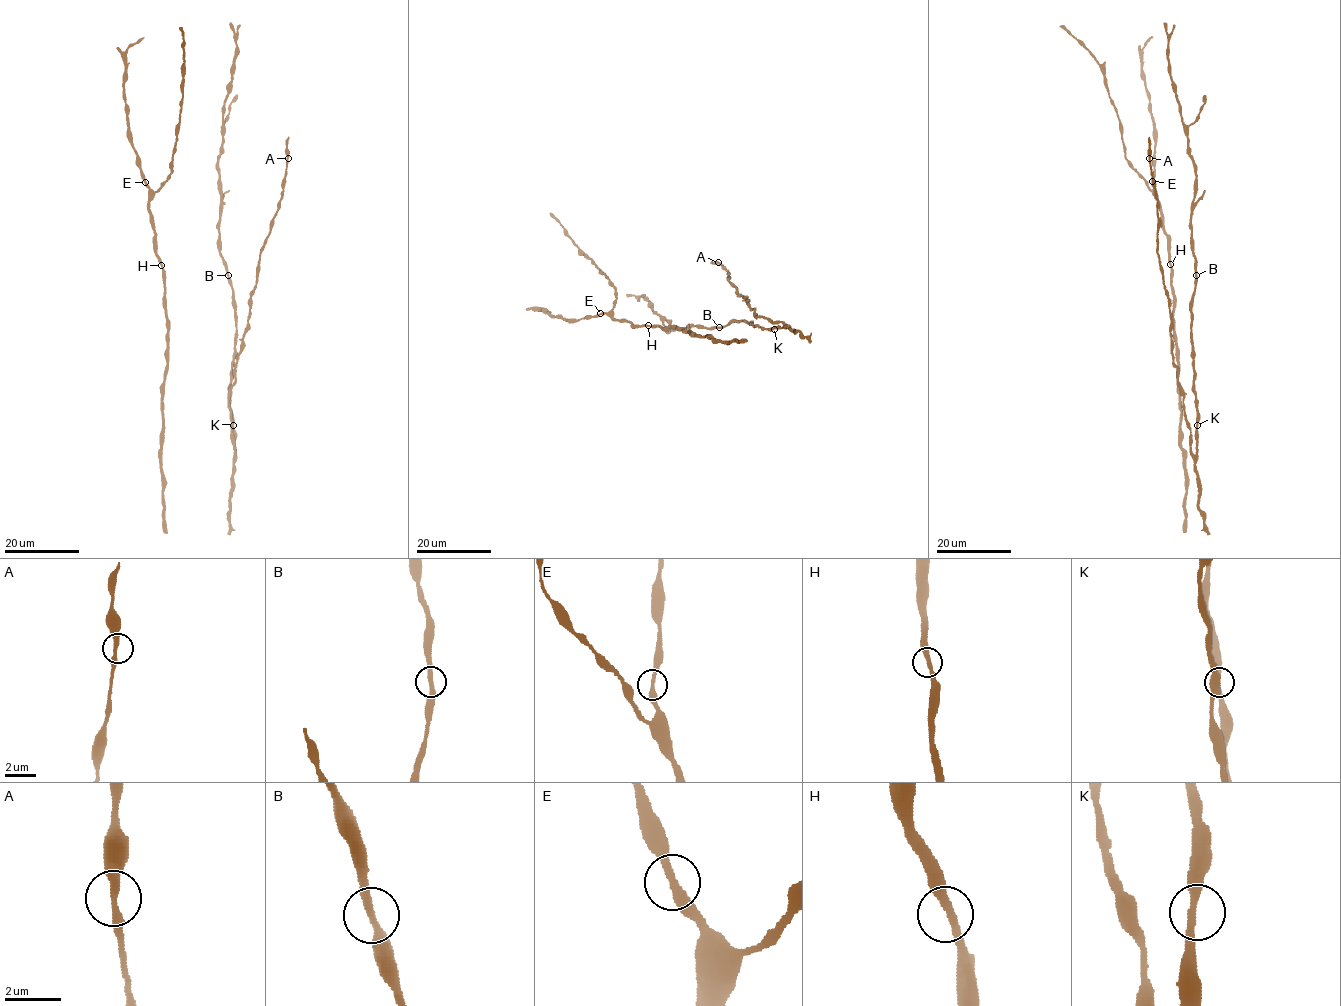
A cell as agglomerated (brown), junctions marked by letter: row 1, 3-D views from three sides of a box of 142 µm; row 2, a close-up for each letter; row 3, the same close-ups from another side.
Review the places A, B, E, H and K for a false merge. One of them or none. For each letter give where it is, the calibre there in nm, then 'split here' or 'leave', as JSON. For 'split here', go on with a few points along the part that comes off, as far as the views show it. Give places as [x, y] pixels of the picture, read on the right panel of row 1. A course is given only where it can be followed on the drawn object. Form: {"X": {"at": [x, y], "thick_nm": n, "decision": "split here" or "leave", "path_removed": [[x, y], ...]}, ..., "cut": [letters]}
{"A": {"at": [1149, 158], "thick_nm": 300, "decision": "leave"}, "B": {"at": [1196, 275], "thick_nm": 280, "decision": "leave"}, "E": {"at": [1152, 181], "thick_nm": 300, "decision": "leave"}, "H": {"at": [1170, 264], "thick_nm": 280, "decision": "leave"}, "K": {"at": [1197, 425], "thick_nm": 280, "decision": "leave"}, "cut": []}

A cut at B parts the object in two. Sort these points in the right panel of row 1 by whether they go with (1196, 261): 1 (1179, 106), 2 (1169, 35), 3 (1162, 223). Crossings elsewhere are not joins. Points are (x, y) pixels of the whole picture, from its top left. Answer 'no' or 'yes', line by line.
1: yes
2: yes
3: no

